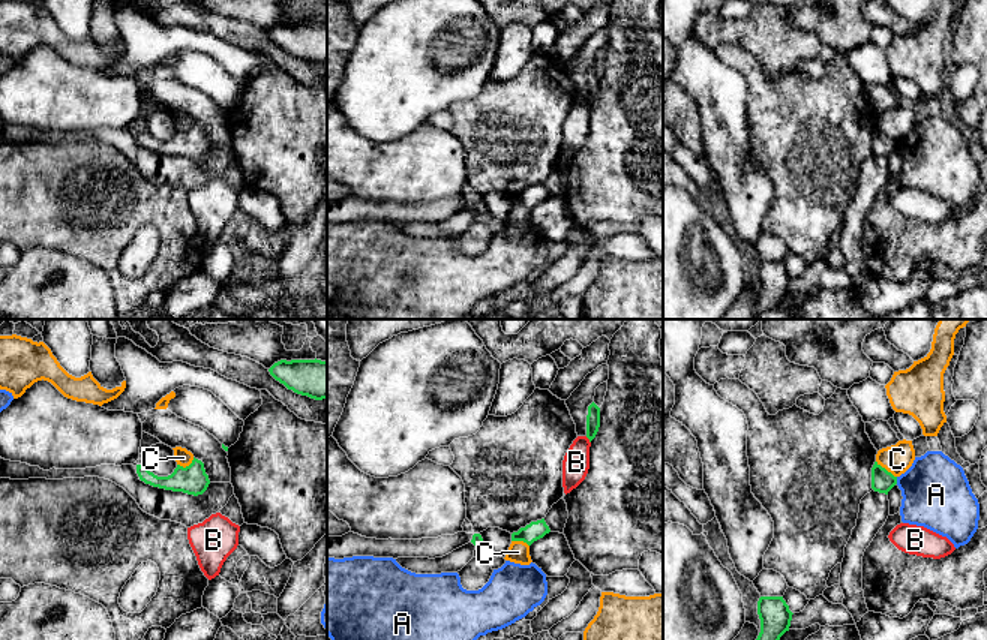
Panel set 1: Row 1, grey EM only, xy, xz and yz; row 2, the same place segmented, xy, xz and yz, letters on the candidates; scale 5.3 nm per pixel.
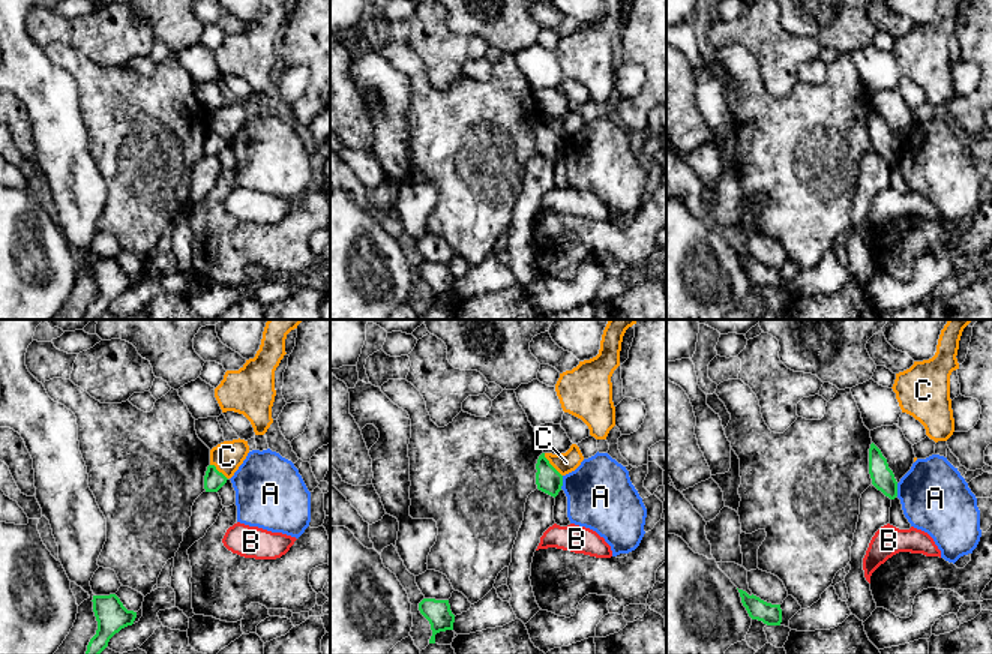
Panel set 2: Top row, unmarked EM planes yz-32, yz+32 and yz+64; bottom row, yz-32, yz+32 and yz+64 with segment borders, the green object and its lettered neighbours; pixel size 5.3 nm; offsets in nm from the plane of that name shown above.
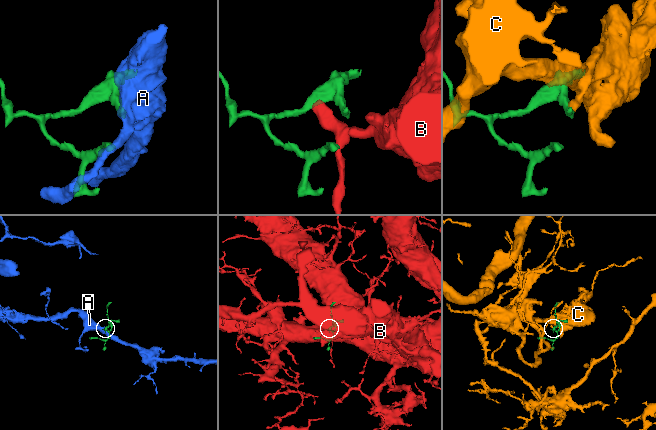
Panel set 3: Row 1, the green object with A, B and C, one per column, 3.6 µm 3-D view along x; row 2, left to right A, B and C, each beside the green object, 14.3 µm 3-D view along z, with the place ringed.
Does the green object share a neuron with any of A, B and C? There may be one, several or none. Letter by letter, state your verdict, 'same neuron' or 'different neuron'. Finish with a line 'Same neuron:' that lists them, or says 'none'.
A: different neuron
B: different neuron
C: different neuron
Same neuron: none

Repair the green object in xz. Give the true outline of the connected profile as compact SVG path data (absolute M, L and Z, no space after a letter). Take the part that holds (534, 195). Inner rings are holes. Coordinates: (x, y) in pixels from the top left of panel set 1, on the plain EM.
M542 183L537 186L531 186L525 192L520 192L518 196L513 196L512 205L524 205L531 210L534 205L543 202L549 196L549 190L546 189L544 183Z

